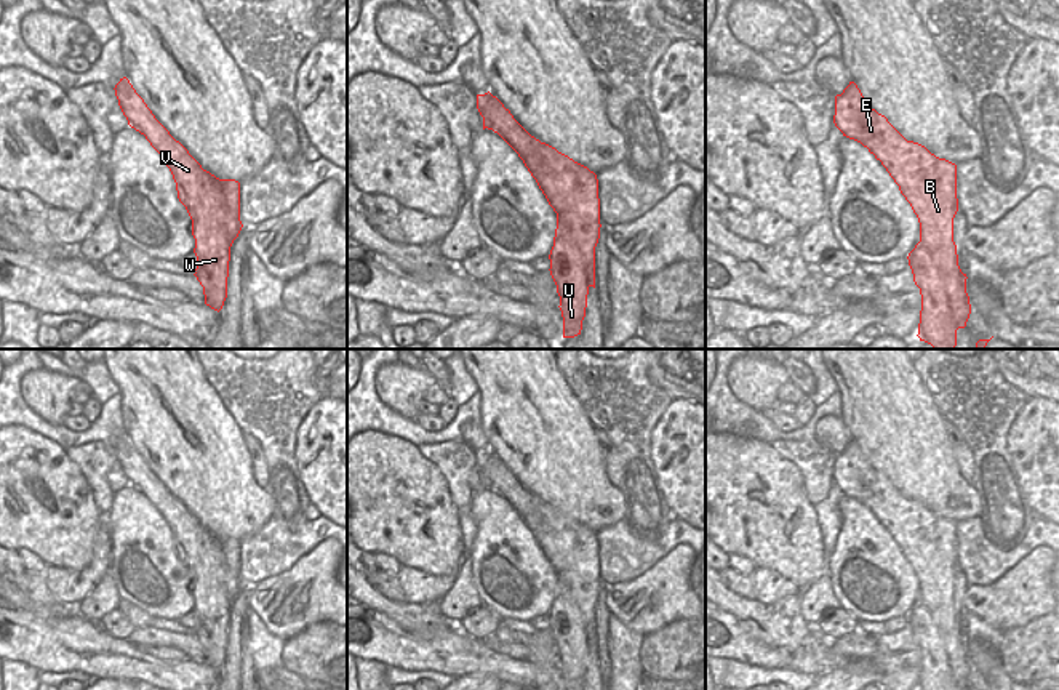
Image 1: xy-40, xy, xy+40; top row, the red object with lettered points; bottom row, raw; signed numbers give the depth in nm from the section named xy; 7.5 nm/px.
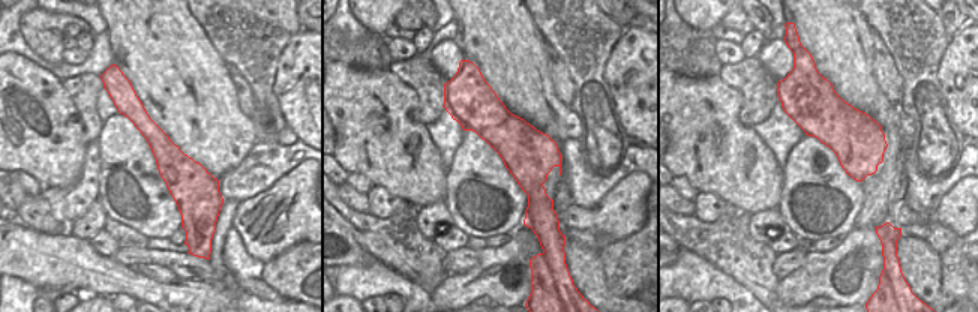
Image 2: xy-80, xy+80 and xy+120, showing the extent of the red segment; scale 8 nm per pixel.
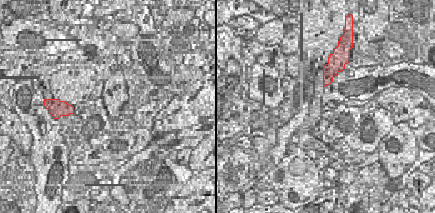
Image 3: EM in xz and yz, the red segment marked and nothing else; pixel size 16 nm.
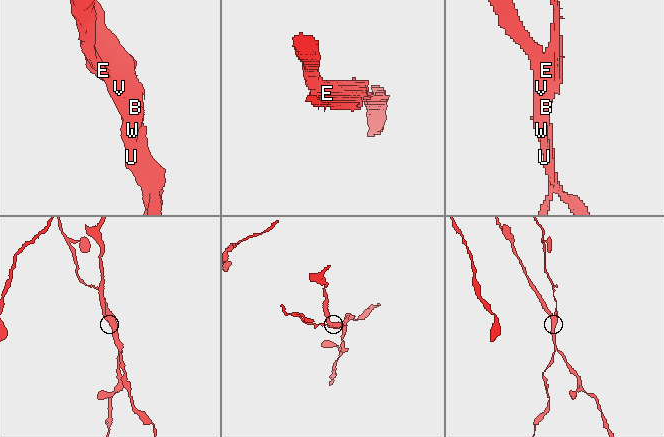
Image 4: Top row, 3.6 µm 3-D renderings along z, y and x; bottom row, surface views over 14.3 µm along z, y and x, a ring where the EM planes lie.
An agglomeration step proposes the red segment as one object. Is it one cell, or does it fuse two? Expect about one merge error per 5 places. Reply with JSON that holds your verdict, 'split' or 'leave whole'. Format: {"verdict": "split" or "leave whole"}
{"verdict": "split"}

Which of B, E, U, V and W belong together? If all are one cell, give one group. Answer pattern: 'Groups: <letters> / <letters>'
Groups: B E / U V W

